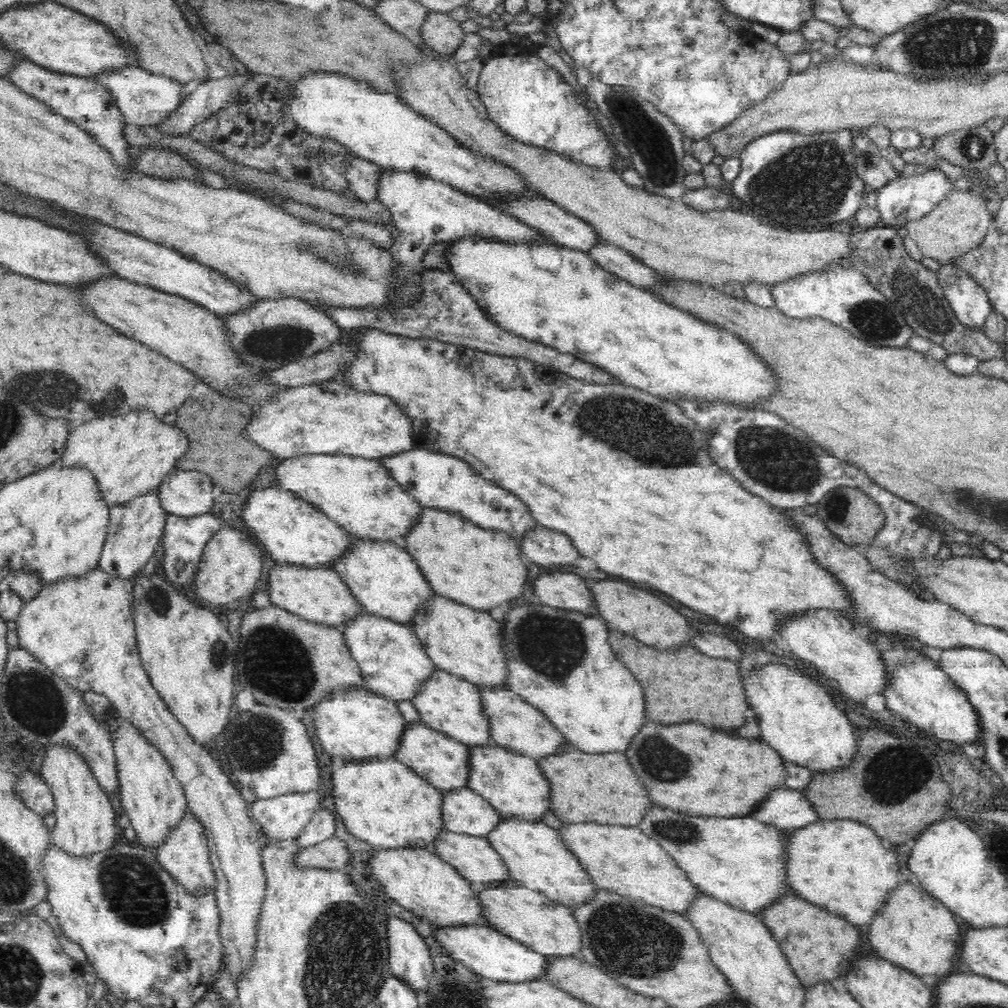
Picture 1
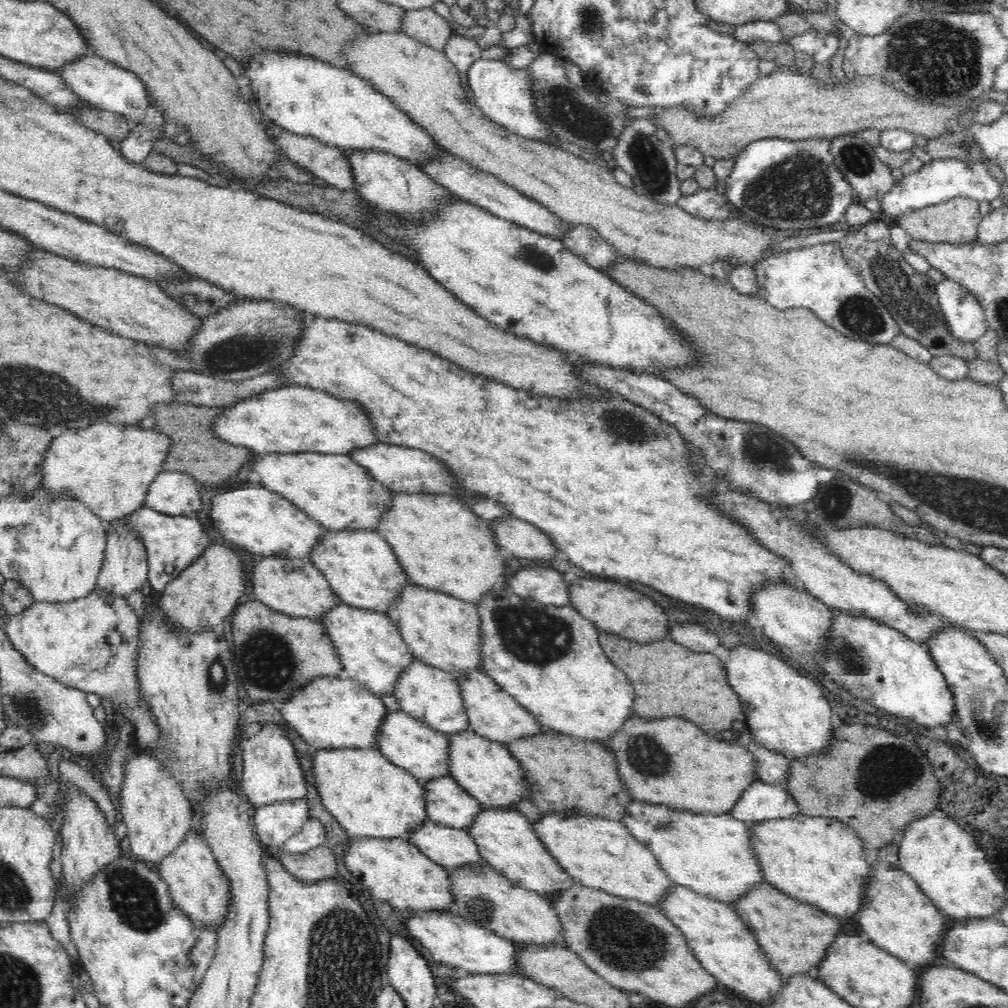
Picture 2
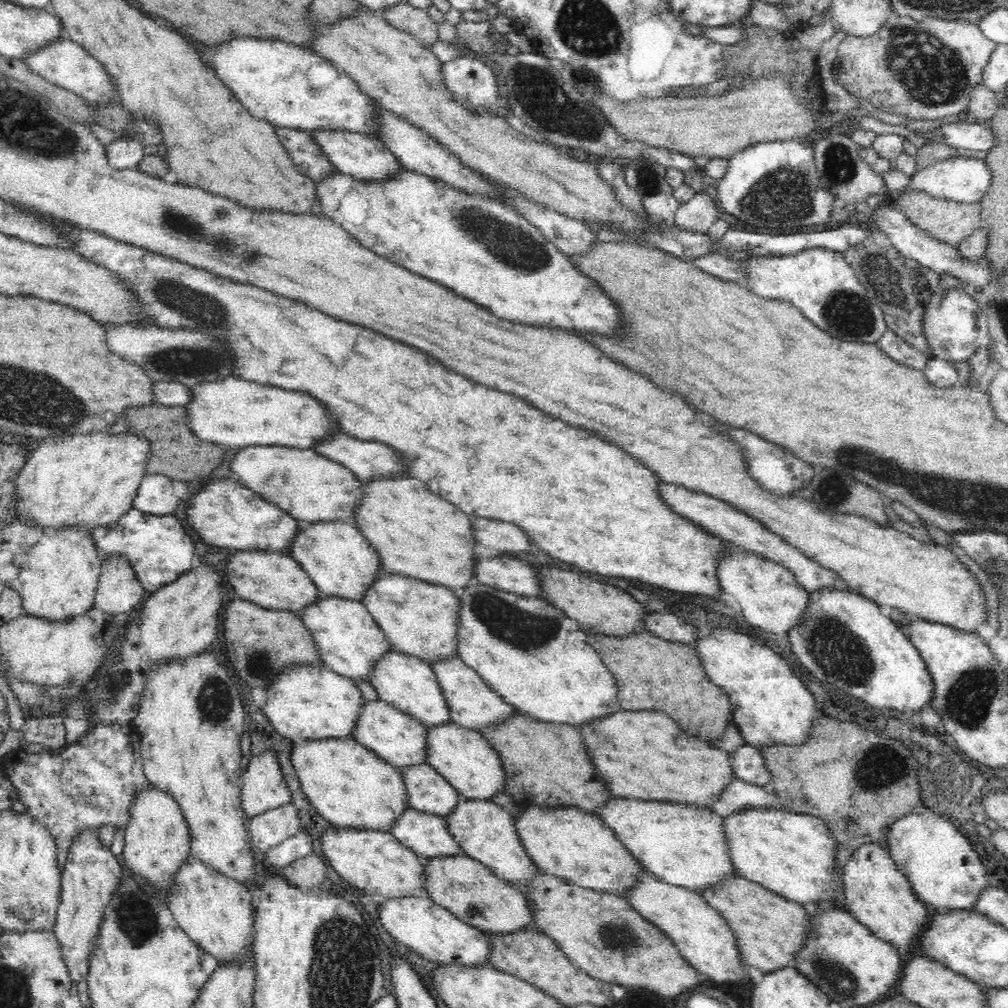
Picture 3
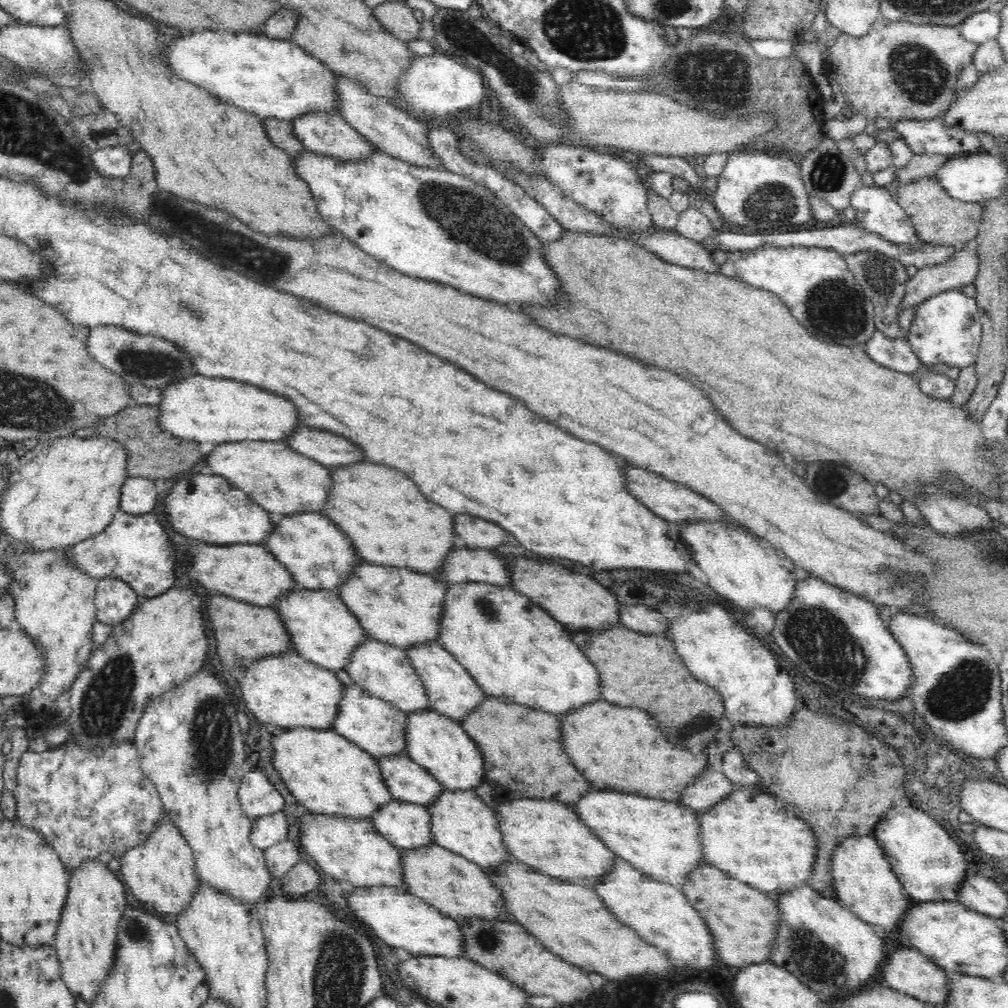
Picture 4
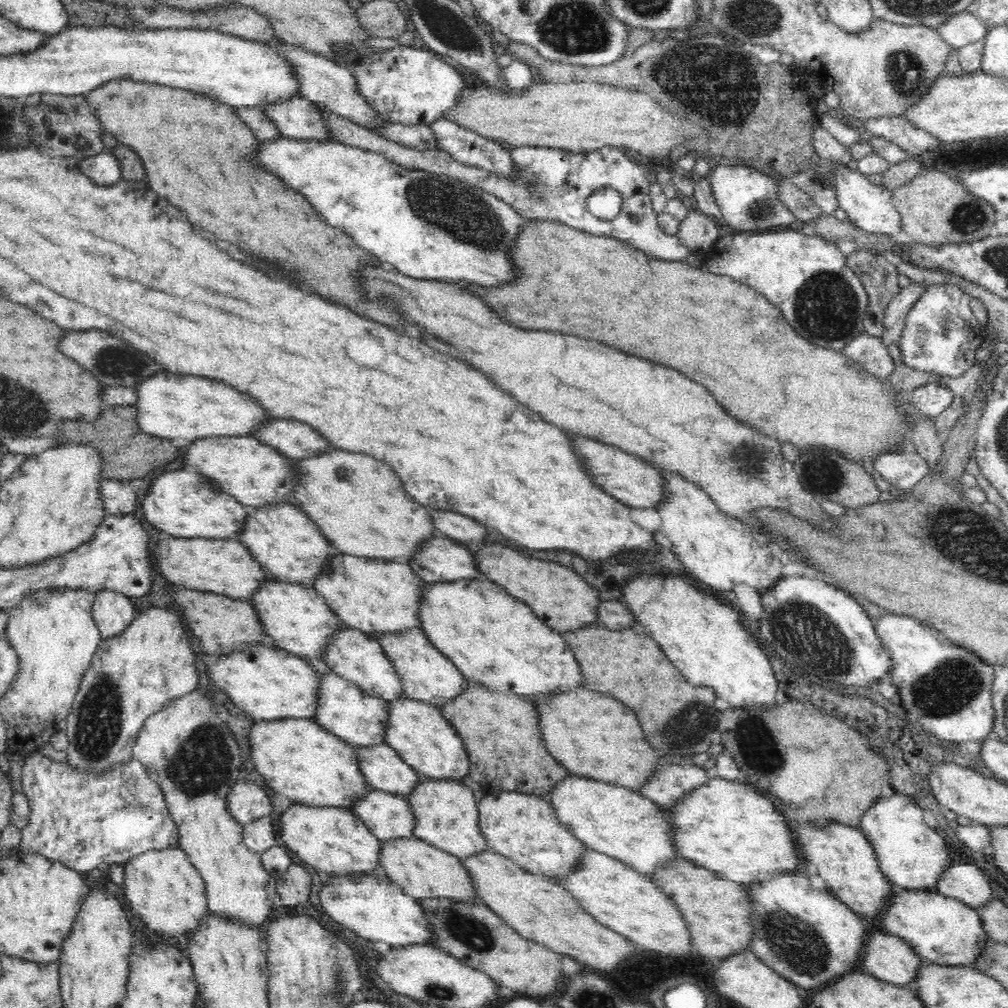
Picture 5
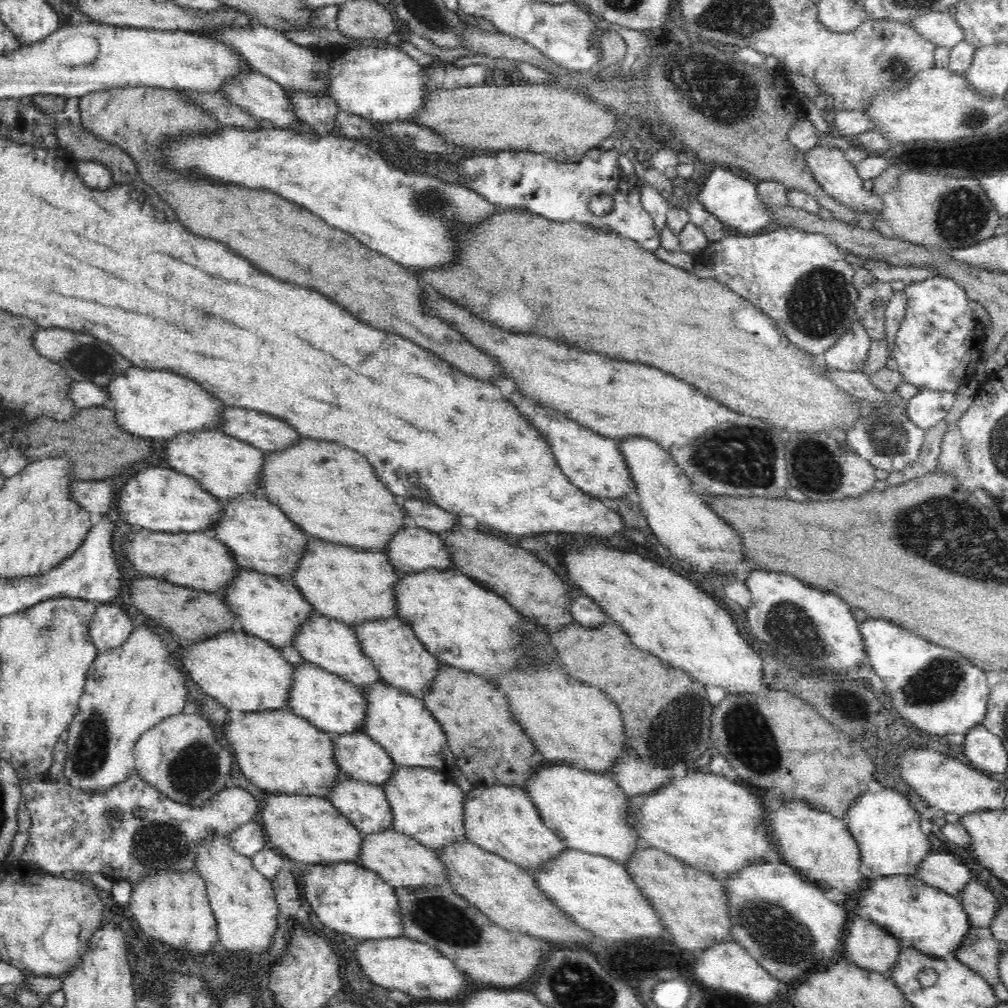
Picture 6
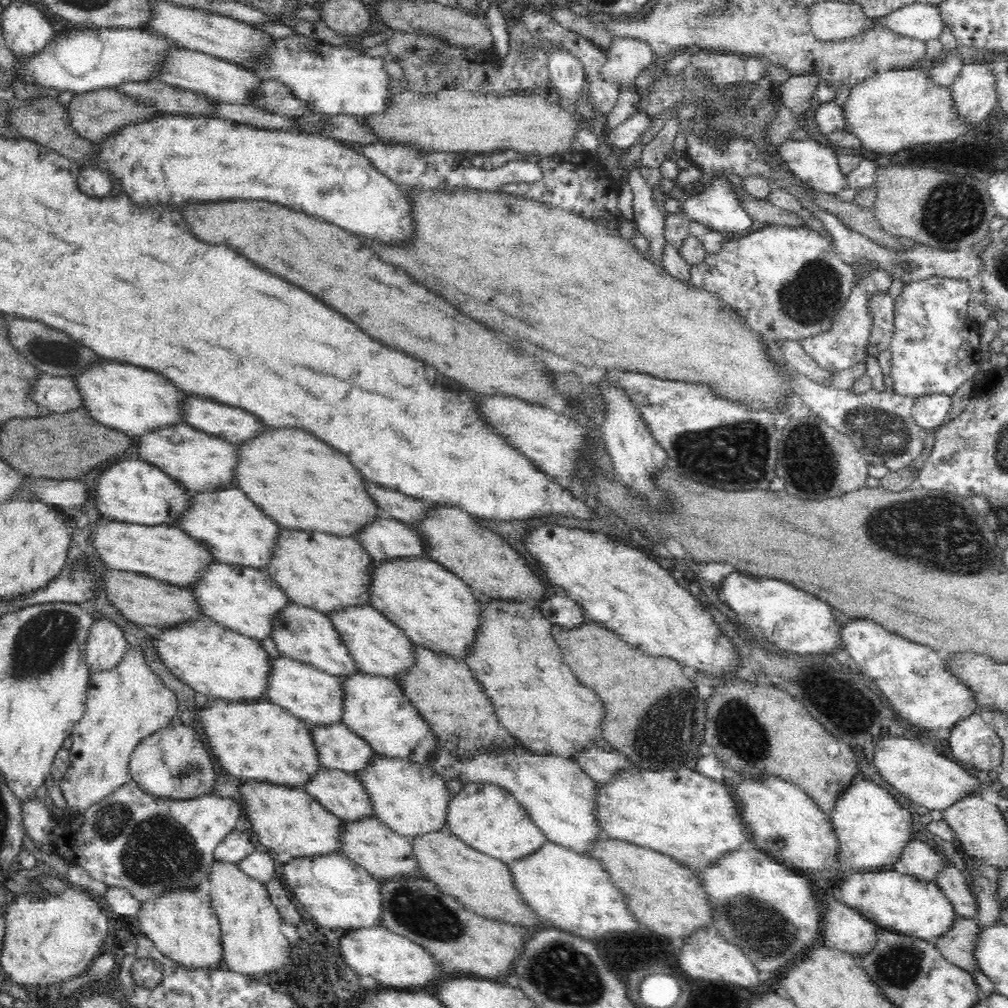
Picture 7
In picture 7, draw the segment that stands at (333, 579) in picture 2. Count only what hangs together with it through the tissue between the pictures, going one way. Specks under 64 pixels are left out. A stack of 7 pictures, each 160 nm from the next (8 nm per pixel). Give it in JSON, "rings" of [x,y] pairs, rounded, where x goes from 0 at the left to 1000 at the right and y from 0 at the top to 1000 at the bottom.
{"rings":[[[238,484],[224,485],[216,488],[200,488],[191,494],[191,503],[185,512],[181,514],[178,520],[175,520],[187,531],[190,531],[192,535],[196,535],[211,548],[214,558],[240,561],[244,563],[254,563],[257,566],[263,566],[268,562],[272,554],[272,546],[278,542],[280,522],[266,512],[266,509],[256,504],[244,488]]]}

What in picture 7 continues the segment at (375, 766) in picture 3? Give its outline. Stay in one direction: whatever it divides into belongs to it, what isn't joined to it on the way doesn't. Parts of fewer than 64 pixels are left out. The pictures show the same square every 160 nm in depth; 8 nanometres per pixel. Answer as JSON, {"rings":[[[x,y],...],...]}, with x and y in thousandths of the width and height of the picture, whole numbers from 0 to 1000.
{"rings":[[[207,691],[208,698],[204,698],[202,706],[198,706],[198,714],[202,718],[202,726],[208,734],[210,746],[216,756],[232,770],[252,777],[265,777],[290,783],[303,783],[319,765],[319,755],[315,749],[315,741],[309,718],[288,708],[283,702],[267,694],[252,697],[226,697],[225,695]]]}

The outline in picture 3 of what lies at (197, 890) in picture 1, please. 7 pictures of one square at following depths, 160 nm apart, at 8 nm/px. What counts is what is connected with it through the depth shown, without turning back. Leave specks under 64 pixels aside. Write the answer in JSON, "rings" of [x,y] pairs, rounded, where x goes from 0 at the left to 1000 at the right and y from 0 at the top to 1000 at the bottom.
{"rings":[[[190,848],[178,858],[166,885],[166,898],[174,913],[194,937],[216,951],[216,956],[230,948],[240,948],[244,937],[252,935],[253,911],[249,895],[250,887],[242,876]]]}

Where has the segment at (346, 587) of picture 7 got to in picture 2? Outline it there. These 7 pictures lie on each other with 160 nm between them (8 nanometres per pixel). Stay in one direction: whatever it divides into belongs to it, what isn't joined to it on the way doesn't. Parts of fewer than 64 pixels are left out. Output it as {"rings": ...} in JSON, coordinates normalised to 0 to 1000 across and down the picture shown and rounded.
{"rings":[[[407,580],[402,583],[399,591],[391,599],[391,604],[383,609],[391,616],[391,619],[395,620],[399,632],[407,640],[407,646],[419,658],[451,670],[464,669],[464,667],[478,664],[478,651],[480,651],[478,648],[478,614],[476,614],[474,600],[471,598],[454,595],[439,587]]]}

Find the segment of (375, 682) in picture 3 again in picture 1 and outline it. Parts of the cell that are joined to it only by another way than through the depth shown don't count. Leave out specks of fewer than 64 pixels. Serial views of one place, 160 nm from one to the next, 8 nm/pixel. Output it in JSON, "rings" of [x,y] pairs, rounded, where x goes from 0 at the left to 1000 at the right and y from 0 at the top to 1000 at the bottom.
{"rings":[[[435,664],[427,675],[423,675],[409,698],[417,708],[417,716],[423,721],[437,725],[465,741],[482,741],[489,738],[486,709],[478,697],[476,683],[456,672]]]}

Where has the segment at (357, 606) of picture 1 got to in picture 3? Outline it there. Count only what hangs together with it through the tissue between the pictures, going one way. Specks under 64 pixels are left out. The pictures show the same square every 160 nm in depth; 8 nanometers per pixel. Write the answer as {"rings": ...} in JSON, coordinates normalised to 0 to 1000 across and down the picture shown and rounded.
{"rings":[[[279,547],[228,548],[221,567],[225,579],[232,583],[234,594],[242,594],[269,606],[290,606],[297,610],[308,599],[318,594],[315,581],[309,575],[300,559]]]}

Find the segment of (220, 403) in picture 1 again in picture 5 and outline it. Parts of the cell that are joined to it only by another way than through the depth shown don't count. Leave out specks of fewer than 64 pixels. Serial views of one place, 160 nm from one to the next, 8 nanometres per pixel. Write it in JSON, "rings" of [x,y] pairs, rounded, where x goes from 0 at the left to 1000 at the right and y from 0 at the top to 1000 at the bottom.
{"rings":[[[123,402],[121,404],[106,404],[101,413],[93,418],[65,418],[59,425],[59,440],[88,440],[100,446],[104,456],[103,472],[105,475],[127,477],[143,474],[151,466],[163,464],[179,452],[175,440],[170,436],[150,432],[141,428],[137,420],[137,404]]]}

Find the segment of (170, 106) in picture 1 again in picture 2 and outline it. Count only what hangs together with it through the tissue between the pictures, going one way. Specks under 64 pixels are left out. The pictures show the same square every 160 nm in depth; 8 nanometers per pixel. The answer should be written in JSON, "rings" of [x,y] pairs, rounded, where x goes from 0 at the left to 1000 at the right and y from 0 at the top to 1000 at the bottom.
{"rings":[[[85,54],[68,66],[55,71],[60,72],[65,84],[75,90],[92,108],[121,114],[135,124],[143,123],[147,109],[156,105],[147,84],[133,70],[119,67],[115,63],[95,54]]]}

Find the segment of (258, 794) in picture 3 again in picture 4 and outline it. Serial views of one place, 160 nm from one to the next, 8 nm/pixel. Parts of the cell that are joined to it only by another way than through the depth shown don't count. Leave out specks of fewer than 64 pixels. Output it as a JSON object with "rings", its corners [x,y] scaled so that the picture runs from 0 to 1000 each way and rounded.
{"rings":[[[246,764],[240,771],[236,783],[237,794],[244,809],[249,813],[277,806],[282,802],[282,792],[276,782],[268,776],[266,768],[260,764]]]}

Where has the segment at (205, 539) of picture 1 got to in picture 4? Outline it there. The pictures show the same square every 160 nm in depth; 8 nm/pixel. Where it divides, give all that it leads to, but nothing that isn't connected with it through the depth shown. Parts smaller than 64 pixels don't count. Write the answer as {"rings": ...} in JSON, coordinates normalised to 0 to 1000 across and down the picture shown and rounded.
{"rings":[[[121,506],[116,508],[103,528],[71,541],[69,552],[77,563],[95,575],[107,570],[116,571],[137,590],[147,593],[170,585],[177,575],[177,544],[153,509],[130,511]]]}

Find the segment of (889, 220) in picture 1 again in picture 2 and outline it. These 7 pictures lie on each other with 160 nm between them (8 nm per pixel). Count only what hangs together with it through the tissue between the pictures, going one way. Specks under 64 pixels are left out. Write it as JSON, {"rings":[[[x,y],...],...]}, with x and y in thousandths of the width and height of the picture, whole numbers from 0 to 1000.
{"rings":[[[926,158],[918,163],[911,171],[906,171],[888,183],[873,198],[873,211],[892,216],[911,210],[919,205],[938,201],[949,194],[961,194],[972,200],[978,198],[988,202],[992,194],[993,184],[982,174],[980,167],[972,161],[956,161],[950,158]]]}

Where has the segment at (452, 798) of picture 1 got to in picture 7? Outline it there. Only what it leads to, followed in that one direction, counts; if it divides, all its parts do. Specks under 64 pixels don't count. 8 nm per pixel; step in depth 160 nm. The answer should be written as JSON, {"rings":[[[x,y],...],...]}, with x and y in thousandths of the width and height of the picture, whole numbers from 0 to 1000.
{"rings":[[[340,716],[335,718],[327,718],[327,721],[309,719],[312,733],[315,741],[315,749],[319,755],[319,760],[332,765],[341,765],[355,770],[371,757],[371,753],[375,748],[367,737],[363,736],[354,727],[349,726]]]}

